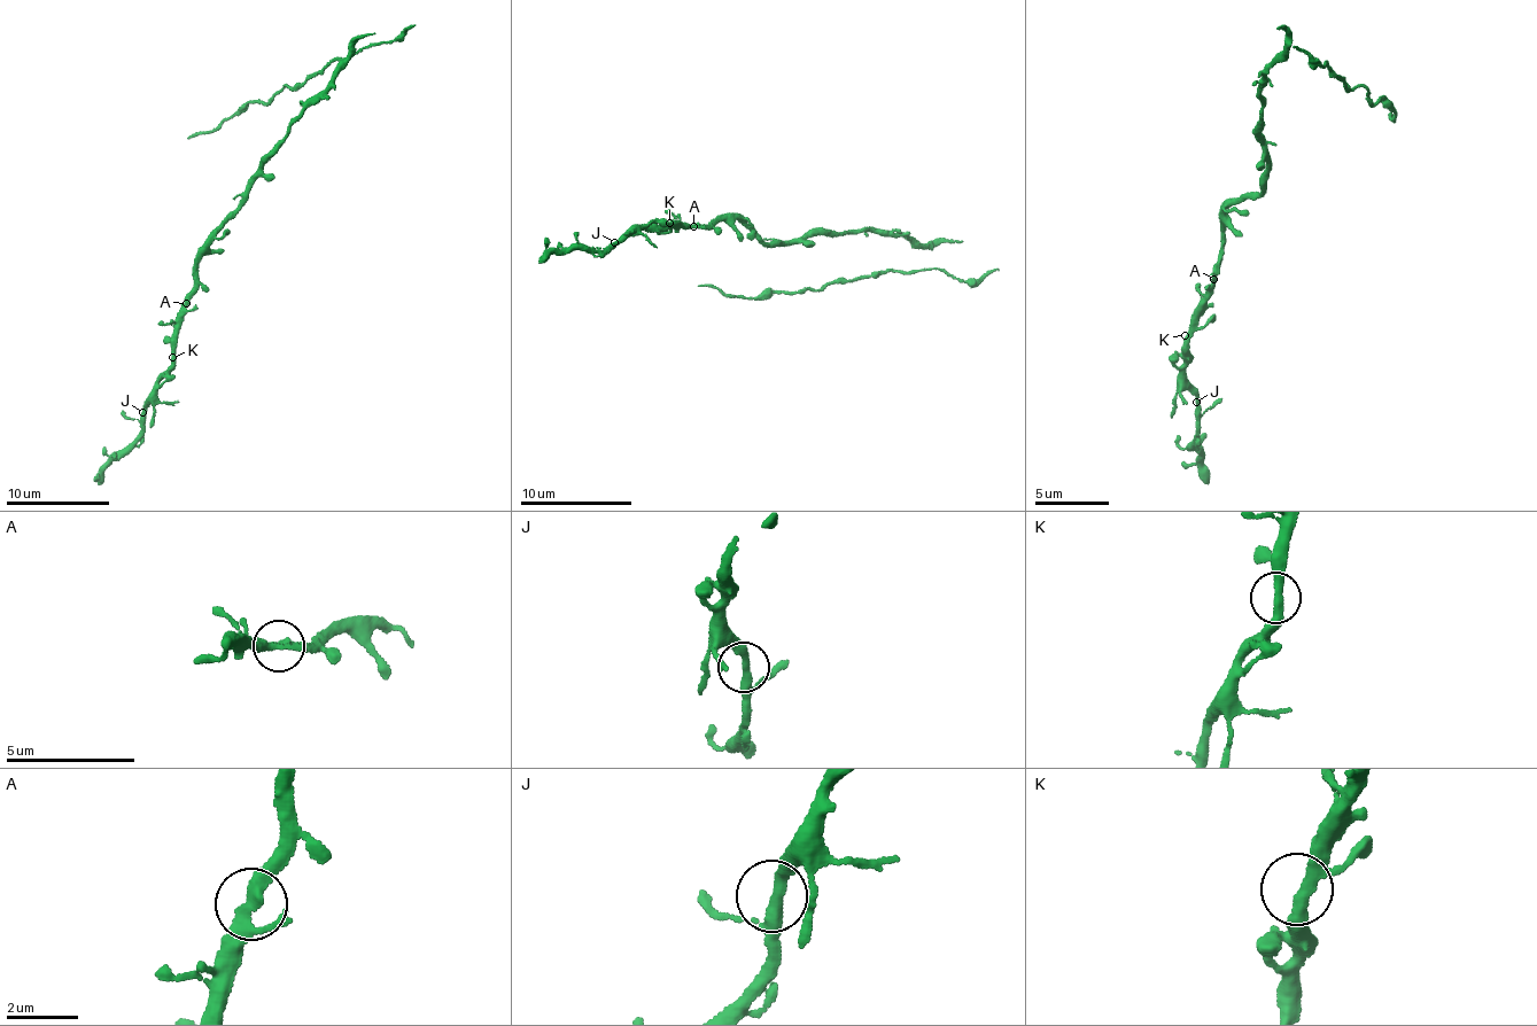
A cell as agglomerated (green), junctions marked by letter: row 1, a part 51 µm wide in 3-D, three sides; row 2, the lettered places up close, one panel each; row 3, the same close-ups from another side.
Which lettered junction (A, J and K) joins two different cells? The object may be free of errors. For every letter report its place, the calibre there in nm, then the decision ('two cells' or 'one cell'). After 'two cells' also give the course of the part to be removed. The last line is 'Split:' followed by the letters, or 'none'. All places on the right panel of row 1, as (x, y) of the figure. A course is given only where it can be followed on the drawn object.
A: (1213, 279) | 280 nm | one cell
J: (1196, 402) | 280 nm | one cell
K: (1185, 335) | 340 nm | one cell
Split: none

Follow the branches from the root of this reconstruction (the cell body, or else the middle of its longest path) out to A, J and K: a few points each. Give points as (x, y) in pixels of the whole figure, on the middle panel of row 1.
A: (806, 238), (773, 245), (732, 217), (728, 222), (720, 219), (711, 228), (692, 226)
J: (806, 238), (773, 245), (732, 217), (711, 228), (645, 227), (614, 242)
K: (806, 238), (773, 245), (732, 217), (728, 222), (720, 219), (711, 228), (673, 228), (669, 223)

